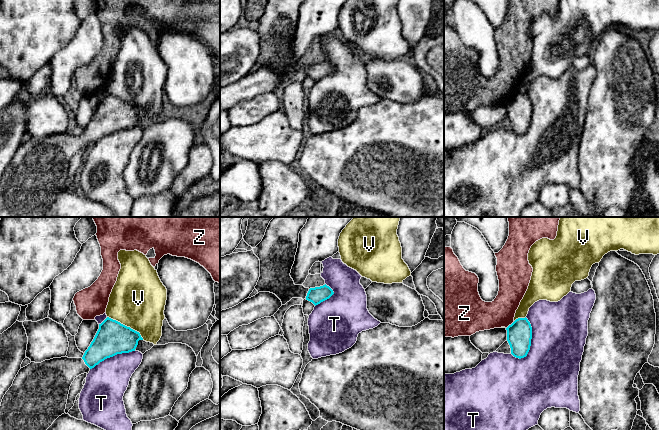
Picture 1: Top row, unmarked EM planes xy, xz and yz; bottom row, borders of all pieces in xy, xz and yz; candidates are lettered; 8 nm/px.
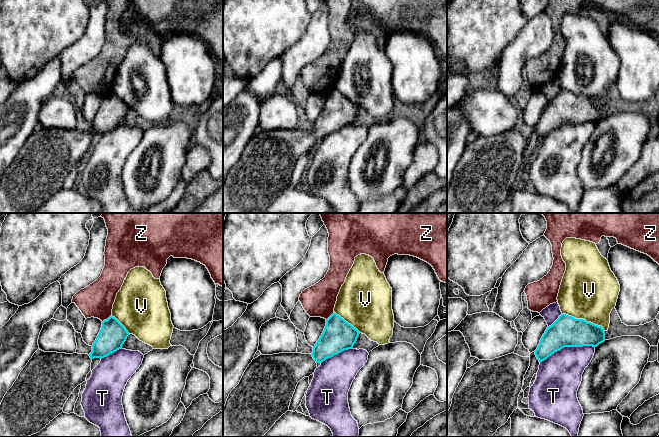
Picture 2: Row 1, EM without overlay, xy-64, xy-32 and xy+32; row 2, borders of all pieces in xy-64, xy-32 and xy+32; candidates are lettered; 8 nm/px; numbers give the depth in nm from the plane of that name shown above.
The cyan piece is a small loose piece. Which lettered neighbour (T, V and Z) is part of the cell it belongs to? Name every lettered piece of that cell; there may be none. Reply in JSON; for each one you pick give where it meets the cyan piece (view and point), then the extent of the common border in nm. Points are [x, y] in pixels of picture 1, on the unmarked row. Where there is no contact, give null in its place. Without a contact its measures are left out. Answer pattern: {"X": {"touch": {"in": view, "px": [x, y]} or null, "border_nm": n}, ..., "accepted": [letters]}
{"accepted": []}

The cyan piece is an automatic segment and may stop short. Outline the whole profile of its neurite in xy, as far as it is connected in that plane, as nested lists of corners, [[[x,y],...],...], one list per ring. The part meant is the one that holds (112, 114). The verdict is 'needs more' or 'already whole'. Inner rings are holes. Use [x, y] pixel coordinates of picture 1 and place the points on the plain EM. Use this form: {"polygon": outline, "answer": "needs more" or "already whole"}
{"polygon": [[[107,93],[99,100],[99,105],[82,134],[53,134],[41,139],[31,138],[21,144],[1,178],[0,217],[42,217],[46,206],[65,189],[70,162],[74,155],[81,150],[88,150],[92,144],[107,134],[135,127],[139,116],[143,116],[139,108]]], "answer": "needs more"}

